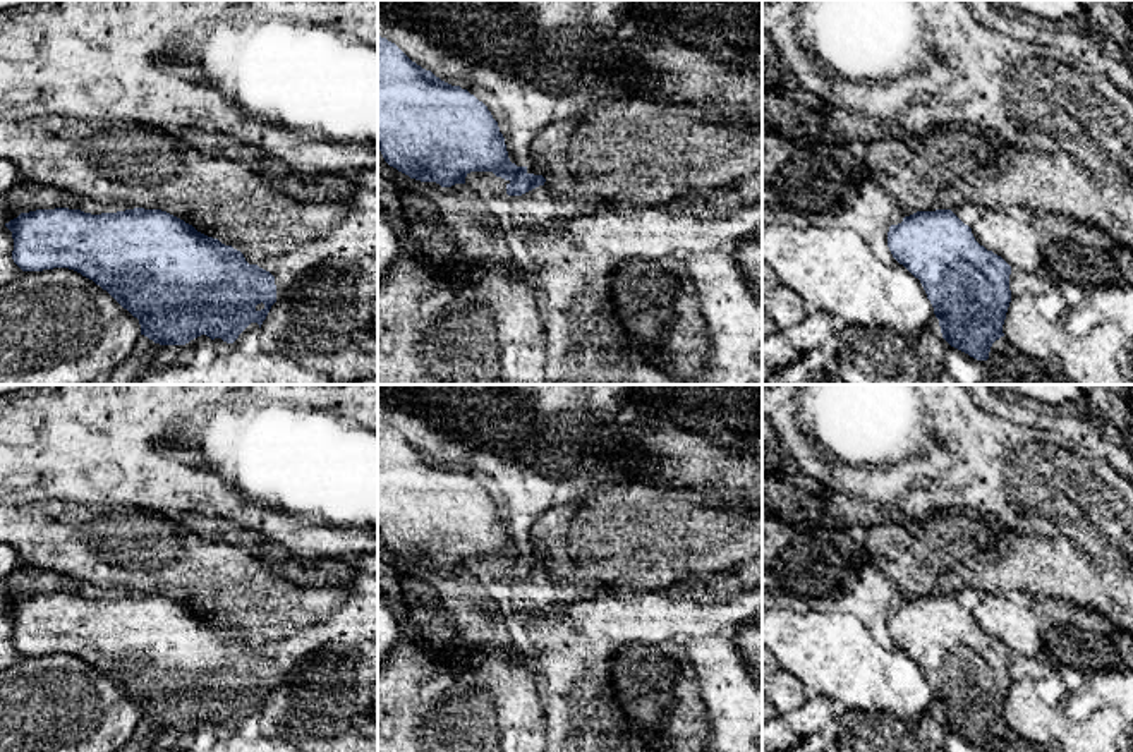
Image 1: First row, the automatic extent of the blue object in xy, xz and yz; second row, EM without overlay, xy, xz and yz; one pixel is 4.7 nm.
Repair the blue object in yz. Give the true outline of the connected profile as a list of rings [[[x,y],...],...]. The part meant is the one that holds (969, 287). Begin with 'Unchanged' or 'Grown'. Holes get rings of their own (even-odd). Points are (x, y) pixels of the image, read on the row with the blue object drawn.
Unchanged. [[[951,209],[917,211],[891,225],[893,258],[920,280],[942,338],[977,361],[1004,337],[1011,266],[980,246]]]

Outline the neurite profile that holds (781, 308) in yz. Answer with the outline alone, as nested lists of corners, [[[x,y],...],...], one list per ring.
[[[762,263],[762,340],[805,318],[807,304]]]

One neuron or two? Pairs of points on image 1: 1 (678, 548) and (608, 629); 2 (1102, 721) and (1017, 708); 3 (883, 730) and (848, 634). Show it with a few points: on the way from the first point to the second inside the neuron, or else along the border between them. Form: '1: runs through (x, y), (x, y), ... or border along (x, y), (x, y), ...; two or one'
1: border along (668, 588), (641, 589), (625, 596); two
2: runs through (1082, 730), (1053, 730), (1037, 715); one
3: border along (847, 708), (884, 709), (912, 727); two

